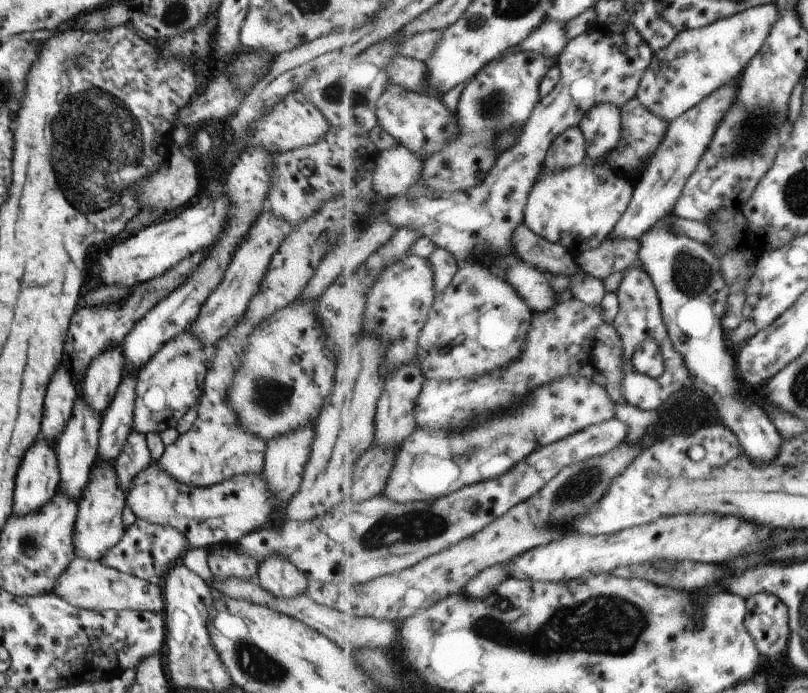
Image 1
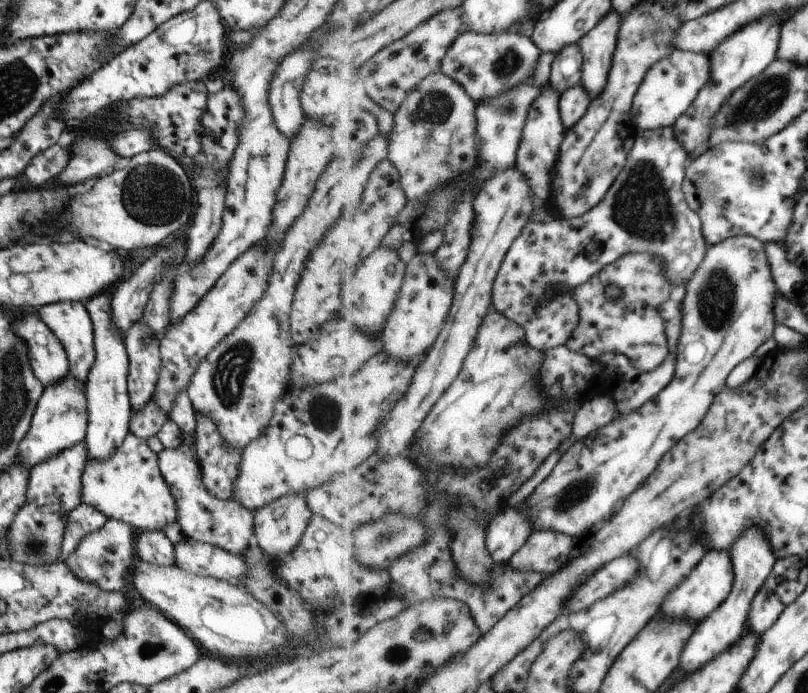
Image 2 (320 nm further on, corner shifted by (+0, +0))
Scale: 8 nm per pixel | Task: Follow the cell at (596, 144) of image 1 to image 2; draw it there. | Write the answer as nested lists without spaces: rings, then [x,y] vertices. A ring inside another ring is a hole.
[[[613,7],[613,9],[602,18],[602,21],[599,21],[598,25],[595,26],[594,29],[591,29],[579,42],[580,49],[584,56],[582,83],[584,84],[584,89],[589,91],[591,101],[603,92],[607,84],[619,38],[621,21],[622,18],[618,10]]]

